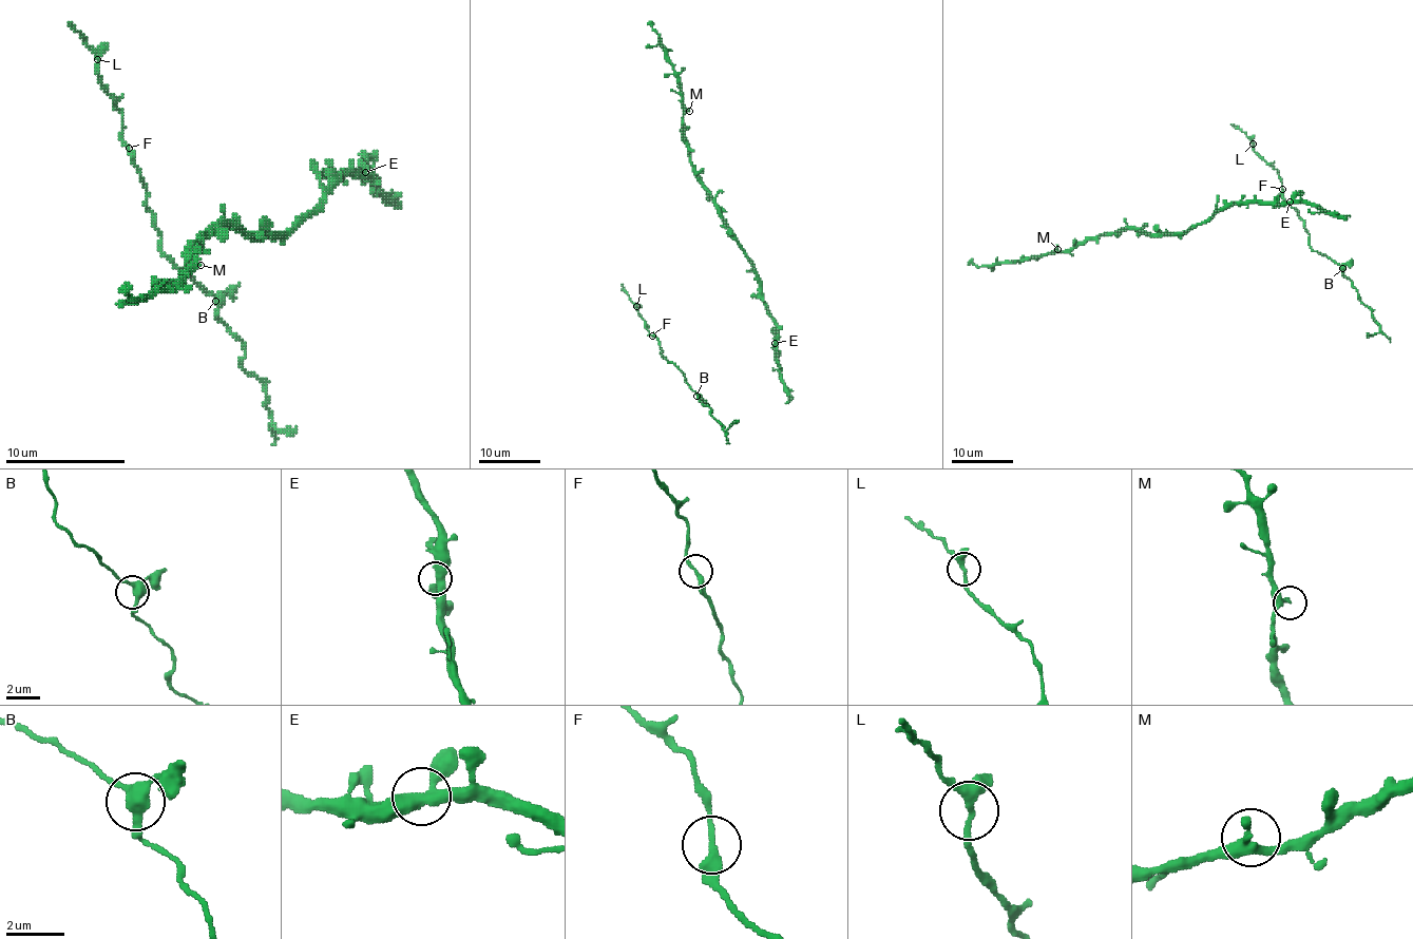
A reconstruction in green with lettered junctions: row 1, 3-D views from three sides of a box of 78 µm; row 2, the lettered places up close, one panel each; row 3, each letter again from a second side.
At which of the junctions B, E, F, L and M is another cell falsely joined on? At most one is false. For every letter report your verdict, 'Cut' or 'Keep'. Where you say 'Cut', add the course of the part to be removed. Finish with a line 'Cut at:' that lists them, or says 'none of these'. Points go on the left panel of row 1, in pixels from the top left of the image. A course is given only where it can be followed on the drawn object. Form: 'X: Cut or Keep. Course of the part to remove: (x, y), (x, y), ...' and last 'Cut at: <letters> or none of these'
B: Keep
E: Keep
F: Keep
L: Keep
M: Keep
Cut at: none of these

